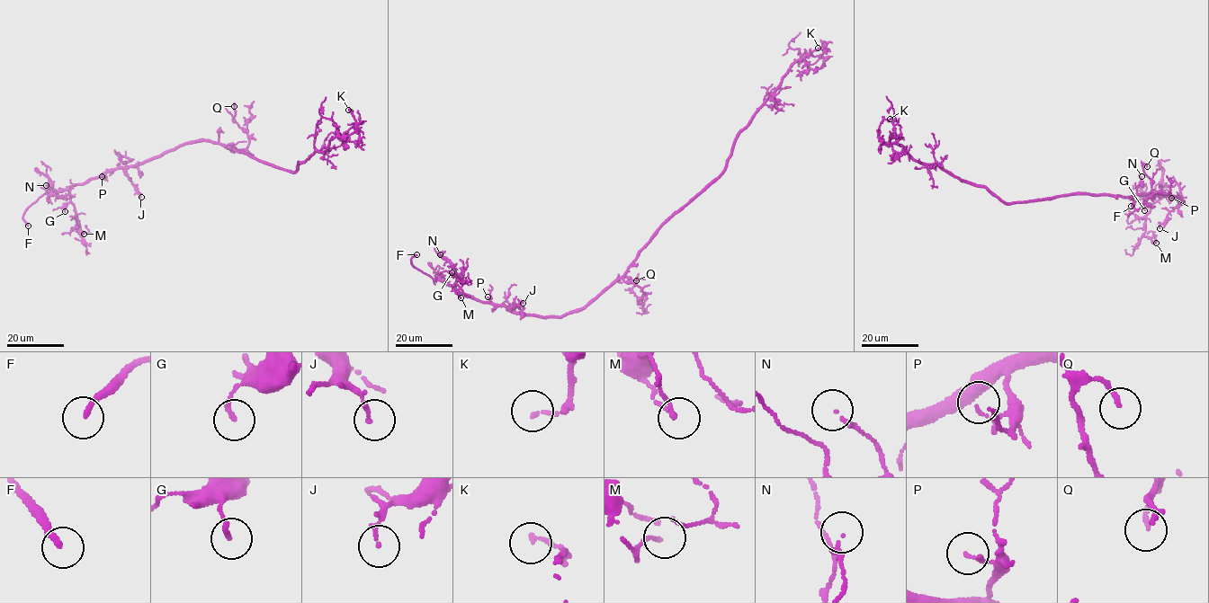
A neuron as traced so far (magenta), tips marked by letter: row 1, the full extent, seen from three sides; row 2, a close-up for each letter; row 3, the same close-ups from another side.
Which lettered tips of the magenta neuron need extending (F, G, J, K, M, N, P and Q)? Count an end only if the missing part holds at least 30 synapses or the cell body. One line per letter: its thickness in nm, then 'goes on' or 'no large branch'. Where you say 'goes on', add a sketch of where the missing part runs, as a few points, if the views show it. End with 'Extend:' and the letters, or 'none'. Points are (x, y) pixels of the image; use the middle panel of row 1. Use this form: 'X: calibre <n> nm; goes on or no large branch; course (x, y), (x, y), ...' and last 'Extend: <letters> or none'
F: calibre 200 nm; goes on; course (416, 254), (407, 288), (398, 296), (397, 294)
G: calibre 150 nm; no large branch
J: calibre 140 nm; no large branch
K: calibre 150 nm; no large branch
M: calibre 120 nm; no large branch
N: calibre 140 nm; no large branch
P: calibre 70 nm; no large branch
Q: calibre 140 nm; no large branch
Extend: F

